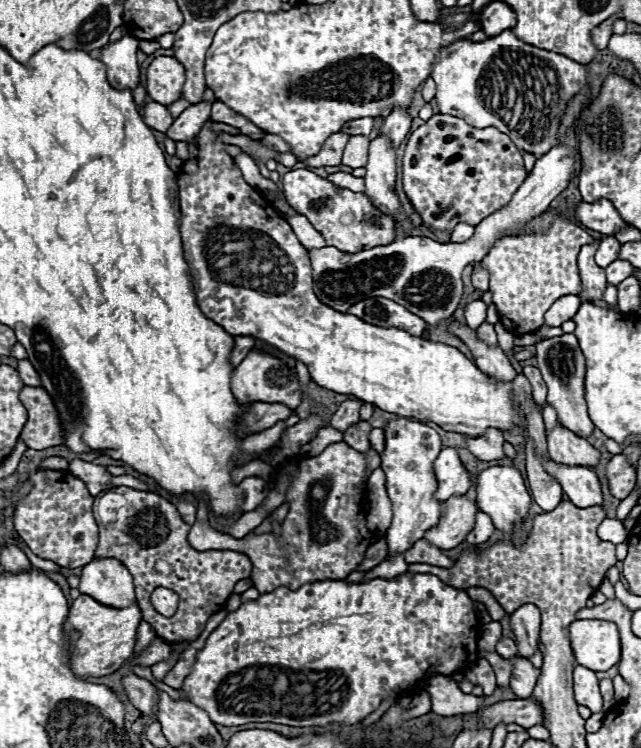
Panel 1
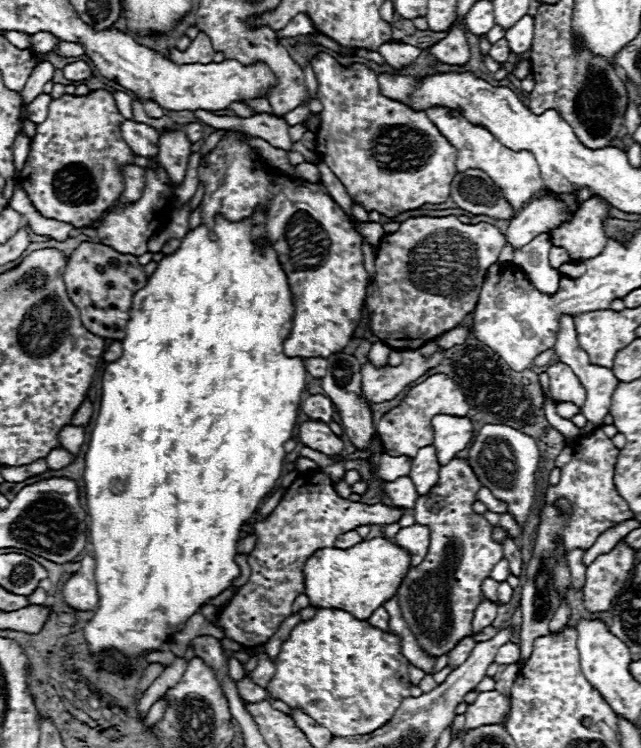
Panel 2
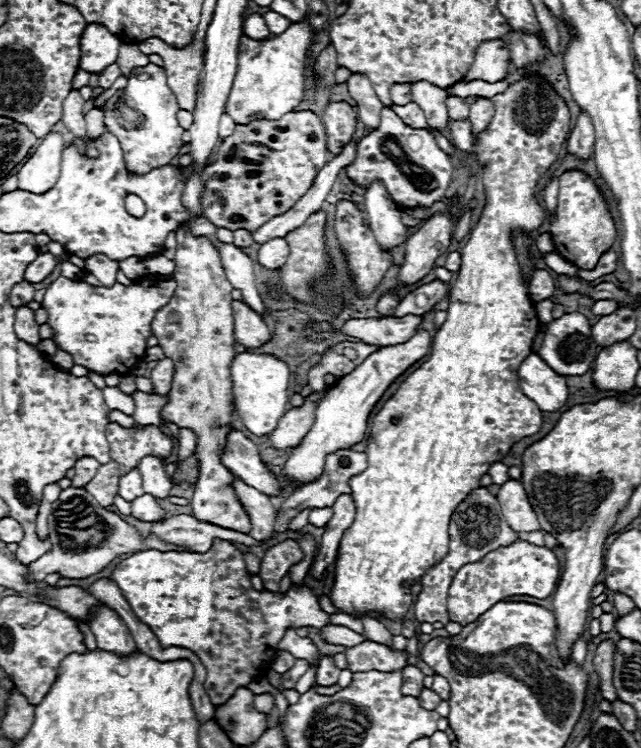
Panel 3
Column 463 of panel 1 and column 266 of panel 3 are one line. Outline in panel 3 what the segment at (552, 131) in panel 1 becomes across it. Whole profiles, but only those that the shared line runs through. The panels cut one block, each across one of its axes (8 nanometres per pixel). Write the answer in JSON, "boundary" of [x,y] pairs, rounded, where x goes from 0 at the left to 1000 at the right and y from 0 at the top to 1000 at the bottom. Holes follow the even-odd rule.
{"boundary":[[[484,21],[471,29],[456,29],[446,43],[418,53],[374,51],[371,94],[353,136],[353,150],[368,166],[387,166],[390,160],[434,160],[446,150],[456,150],[471,134],[477,120],[477,75],[490,59],[493,40],[484,32]]]}

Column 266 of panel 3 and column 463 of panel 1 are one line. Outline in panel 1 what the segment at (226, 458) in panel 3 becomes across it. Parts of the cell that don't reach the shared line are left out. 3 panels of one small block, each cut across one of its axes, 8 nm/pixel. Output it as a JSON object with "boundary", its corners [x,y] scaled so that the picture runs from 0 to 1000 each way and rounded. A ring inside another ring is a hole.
{"boundary":[[[693,599],[677,615],[677,631],[683,652],[677,658],[680,668],[699,668],[705,663],[724,663],[736,650],[733,634],[724,628],[715,604],[708,599]]]}

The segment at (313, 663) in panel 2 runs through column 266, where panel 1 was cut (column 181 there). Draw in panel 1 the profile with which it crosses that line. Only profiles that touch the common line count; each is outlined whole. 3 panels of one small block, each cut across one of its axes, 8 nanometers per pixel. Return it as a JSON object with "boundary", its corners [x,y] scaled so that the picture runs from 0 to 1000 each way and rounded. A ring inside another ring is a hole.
{"boundary":[[[627,767],[615,775],[587,773],[571,781],[540,781],[534,775],[499,775],[490,781],[474,781],[465,789],[437,783],[427,791],[406,794],[399,802],[378,805],[371,816],[356,818],[349,832],[321,853],[318,866],[306,874],[300,898],[290,904],[281,922],[290,928],[293,939],[324,952],[328,963],[346,971],[374,971],[387,965],[431,965],[431,968],[449,968],[449,971],[509,971],[515,965],[527,965],[527,968],[543,971],[580,955],[593,944],[599,930],[612,930],[612,922],[621,930],[630,928],[624,922],[637,922],[637,914],[643,920],[652,909],[661,906],[661,898],[665,898],[665,906],[674,906],[683,901],[705,904],[711,896],[715,898],[727,896],[730,888],[746,881],[746,854],[746,826],[736,816],[733,797],[724,789],[696,783],[674,767],[646,767],[646,770]]]}

